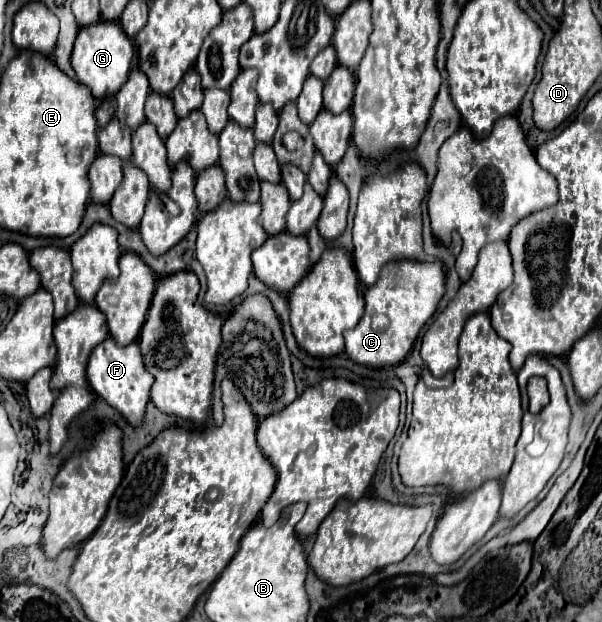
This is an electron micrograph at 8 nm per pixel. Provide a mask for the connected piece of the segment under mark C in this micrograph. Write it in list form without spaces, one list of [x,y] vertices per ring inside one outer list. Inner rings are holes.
[[[390,262],[384,266],[382,276],[376,284],[372,284],[366,294],[366,310],[360,318],[358,326],[344,334],[346,350],[344,354],[362,366],[384,368],[400,364],[420,332],[420,328],[428,322],[428,318],[436,312],[440,298],[444,296],[444,272],[442,262]]]

